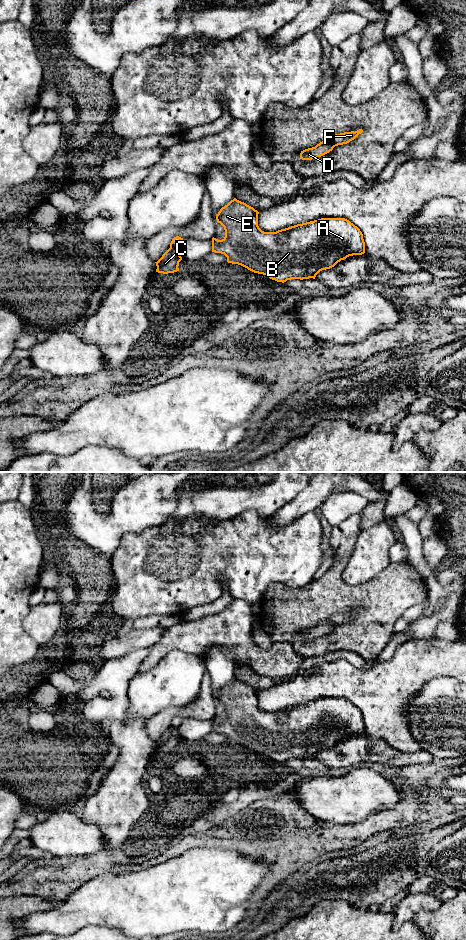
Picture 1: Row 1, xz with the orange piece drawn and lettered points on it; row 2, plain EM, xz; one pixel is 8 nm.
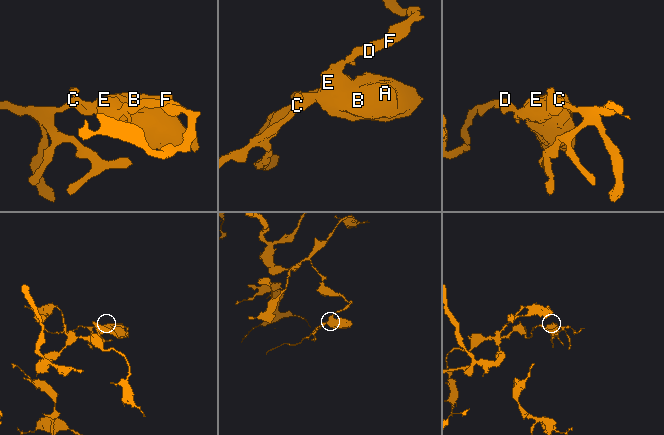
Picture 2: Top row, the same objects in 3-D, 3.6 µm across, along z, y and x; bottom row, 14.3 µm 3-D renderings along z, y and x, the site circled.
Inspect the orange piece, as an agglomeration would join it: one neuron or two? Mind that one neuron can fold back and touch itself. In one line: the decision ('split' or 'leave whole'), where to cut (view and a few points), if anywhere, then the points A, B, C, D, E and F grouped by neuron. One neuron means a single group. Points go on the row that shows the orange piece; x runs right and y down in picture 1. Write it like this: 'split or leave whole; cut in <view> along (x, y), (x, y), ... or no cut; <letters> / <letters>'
split; cut in xz along (170, 247), (176, 248); A B D E F / C

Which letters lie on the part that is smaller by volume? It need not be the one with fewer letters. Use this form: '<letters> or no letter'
C

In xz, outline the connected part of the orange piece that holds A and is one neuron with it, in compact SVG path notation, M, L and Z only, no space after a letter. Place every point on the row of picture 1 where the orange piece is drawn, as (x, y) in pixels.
M236 198L222 207L216 215L216 220L224 227L225 237L222 240L212 238L212 252L224 254L228 263L241 265L254 273L266 275L282 283L291 279L315 279L320 271L334 267L341 260L365 253L362 232L345 218L321 218L276 232L264 232L258 226L258 214L253 207Z

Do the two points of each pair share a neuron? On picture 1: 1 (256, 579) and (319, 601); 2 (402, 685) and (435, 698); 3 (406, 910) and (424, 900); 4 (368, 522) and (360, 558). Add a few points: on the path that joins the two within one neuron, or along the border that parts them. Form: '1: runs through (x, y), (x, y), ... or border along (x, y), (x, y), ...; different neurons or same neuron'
1: border along (293, 587), (271, 583), (258, 601); different neurons
2: border along (438, 677), (429, 680), (412, 697), (406, 711); different neurons
3: runs through (410, 906), (413, 903), (420, 902); same neuron
4: border along (385, 520), (361, 531); different neurons

